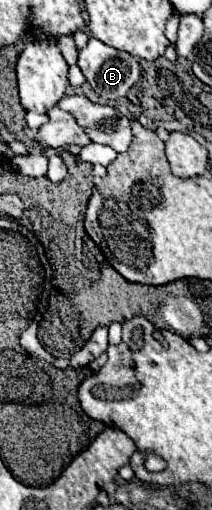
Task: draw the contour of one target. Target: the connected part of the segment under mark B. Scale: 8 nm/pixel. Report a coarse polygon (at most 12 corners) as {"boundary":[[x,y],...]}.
{"boundary":[[89,38],[79,68],[105,100],[141,78],[137,58]]}

